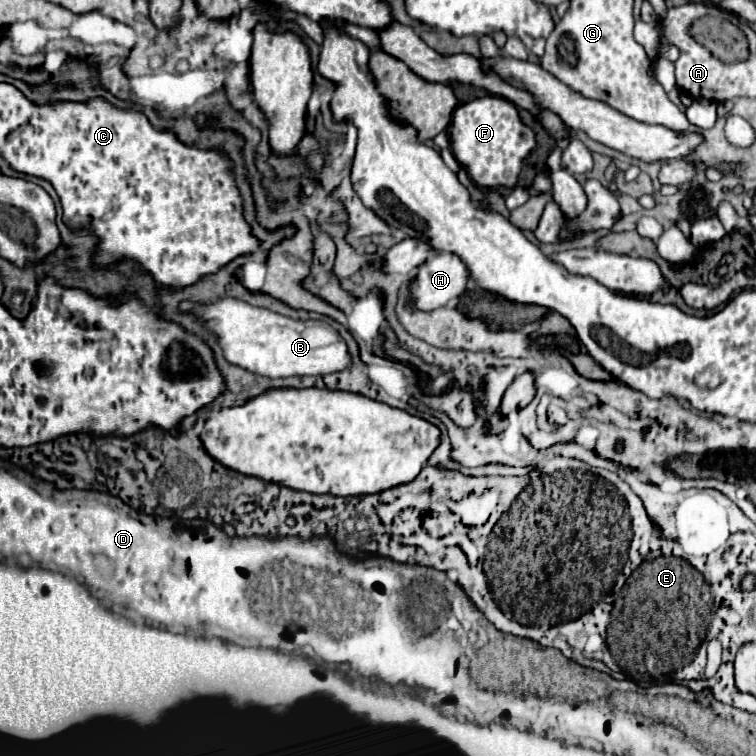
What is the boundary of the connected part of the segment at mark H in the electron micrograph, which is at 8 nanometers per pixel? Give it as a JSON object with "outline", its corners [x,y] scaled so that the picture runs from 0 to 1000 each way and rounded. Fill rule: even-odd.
{"outline":[[[578,333],[567,339],[552,357],[546,376],[546,402],[554,410],[575,410],[610,394],[623,373],[620,354],[599,333]]]}

